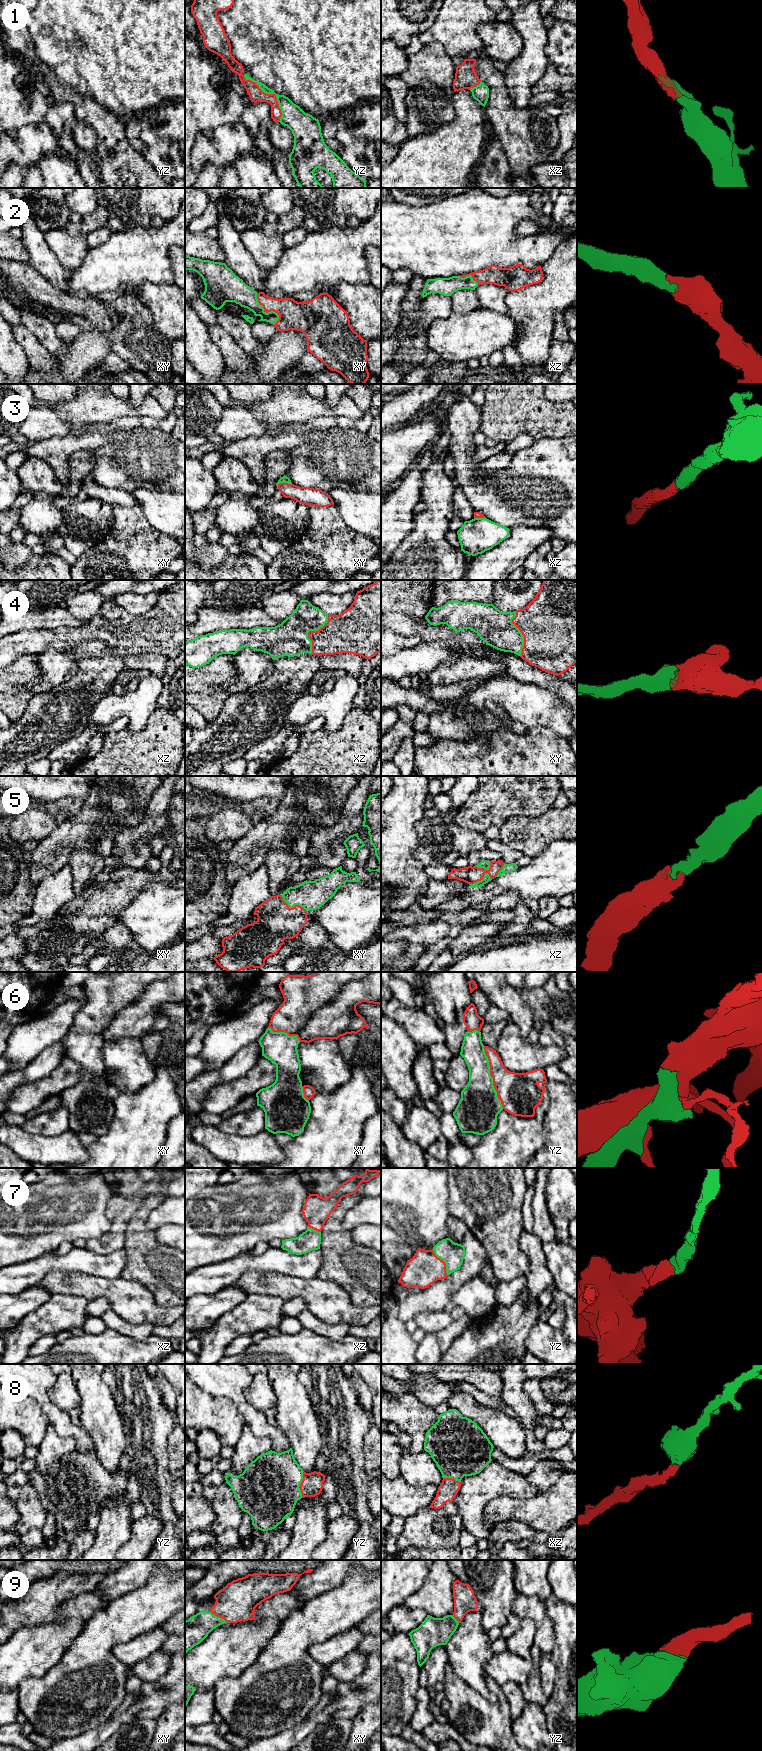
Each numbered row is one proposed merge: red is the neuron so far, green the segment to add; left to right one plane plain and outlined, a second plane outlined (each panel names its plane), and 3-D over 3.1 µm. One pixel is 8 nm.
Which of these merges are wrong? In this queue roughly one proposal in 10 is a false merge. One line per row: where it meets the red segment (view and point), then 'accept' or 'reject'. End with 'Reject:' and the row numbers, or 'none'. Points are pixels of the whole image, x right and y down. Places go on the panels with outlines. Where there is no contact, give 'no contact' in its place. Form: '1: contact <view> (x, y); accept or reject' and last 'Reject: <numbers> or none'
1: contact yz (272, 94); accept
2: contact xy (267, 312); accept
3: contact xy (283, 483); accept
4: contact xz (310, 631); accept
5: contact xy (293, 907); accept
6: contact yz (491, 1076); accept
7: contact yz (444, 1262); accept
8: contact yz (300, 1484); accept
9: contact xy (218, 1616); accept
Reject: none

